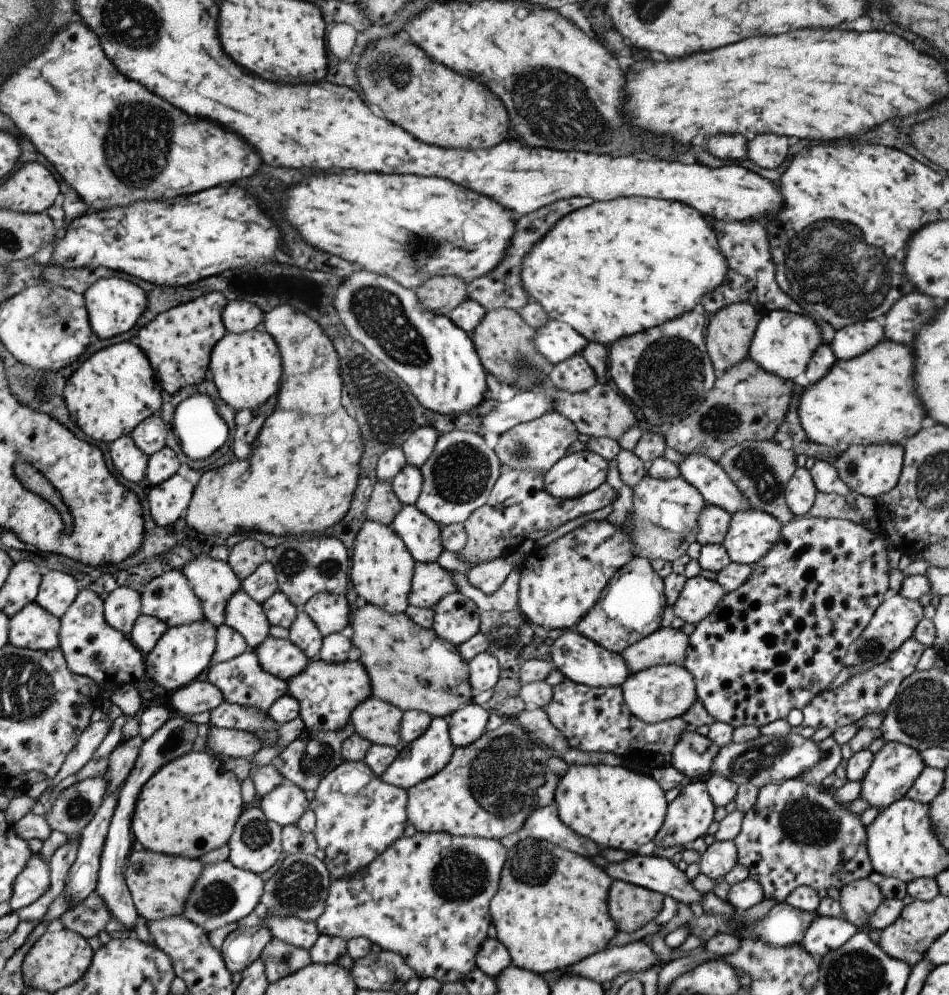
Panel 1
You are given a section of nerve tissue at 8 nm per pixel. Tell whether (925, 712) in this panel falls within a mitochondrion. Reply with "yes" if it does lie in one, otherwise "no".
yes

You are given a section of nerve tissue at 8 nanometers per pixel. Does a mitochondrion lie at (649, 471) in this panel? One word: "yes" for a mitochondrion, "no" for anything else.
no

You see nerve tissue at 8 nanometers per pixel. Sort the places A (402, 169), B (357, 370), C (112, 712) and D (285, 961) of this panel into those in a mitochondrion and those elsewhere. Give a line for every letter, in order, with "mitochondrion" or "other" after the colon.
A: other
B: mitochondrion
C: other
D: mitochondrion

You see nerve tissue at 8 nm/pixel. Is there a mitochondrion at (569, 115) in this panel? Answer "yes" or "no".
yes

